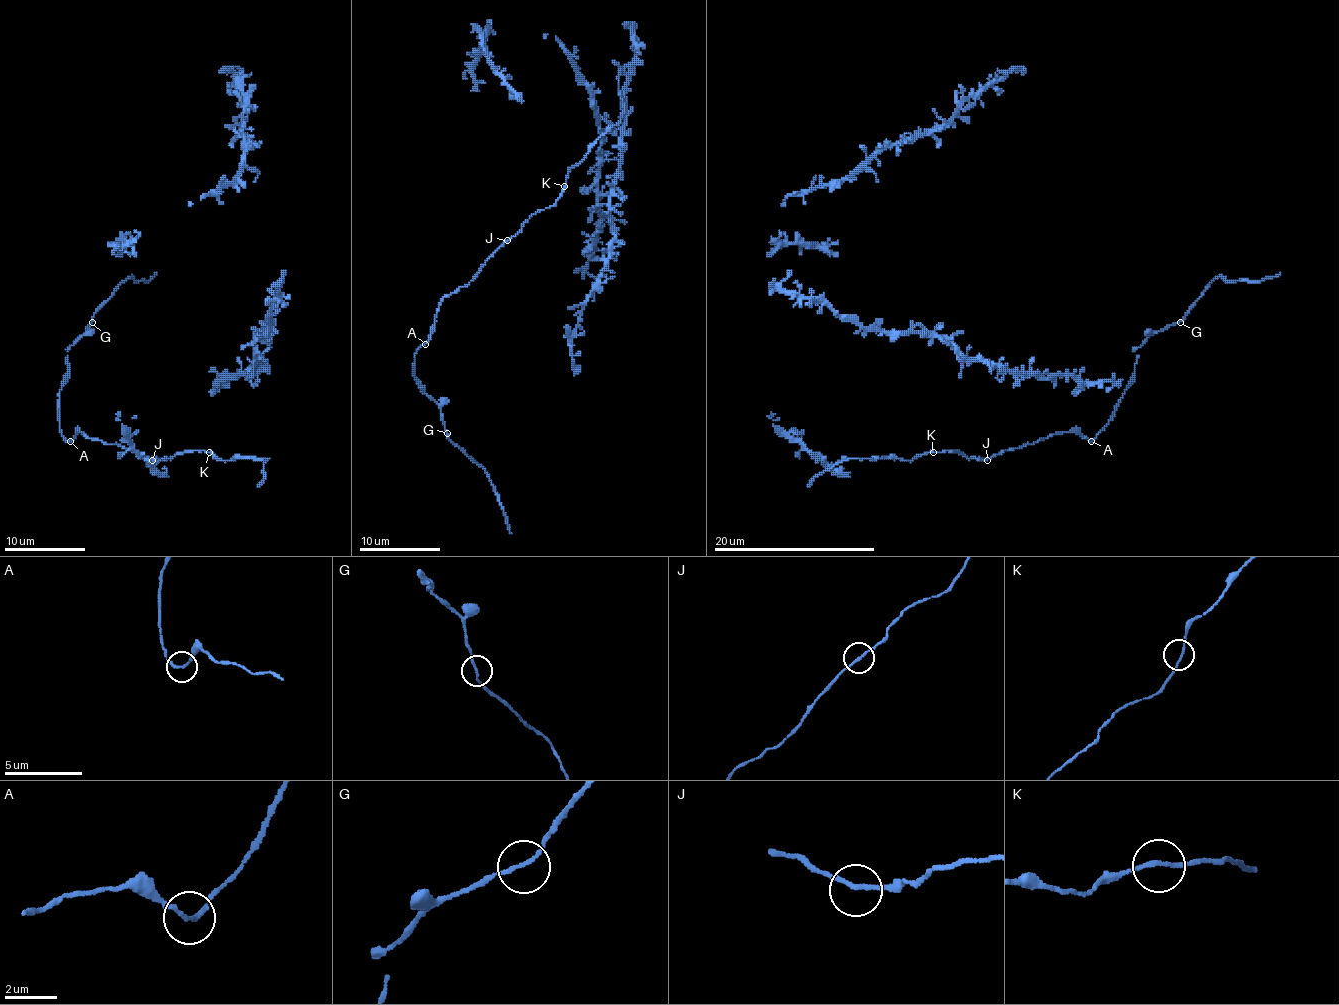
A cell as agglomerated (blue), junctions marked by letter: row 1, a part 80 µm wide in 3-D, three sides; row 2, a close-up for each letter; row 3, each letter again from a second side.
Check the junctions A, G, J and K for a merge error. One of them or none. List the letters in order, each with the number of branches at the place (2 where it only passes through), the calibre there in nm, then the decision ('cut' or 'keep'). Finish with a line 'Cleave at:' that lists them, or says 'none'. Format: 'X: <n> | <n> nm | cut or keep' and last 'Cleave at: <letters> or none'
A: 2 | 150 nm | keep
G: 2 | 140 nm | keep
J: 2 | 140 nm | keep
K: 2 | 140 nm | keep
Cleave at: none

